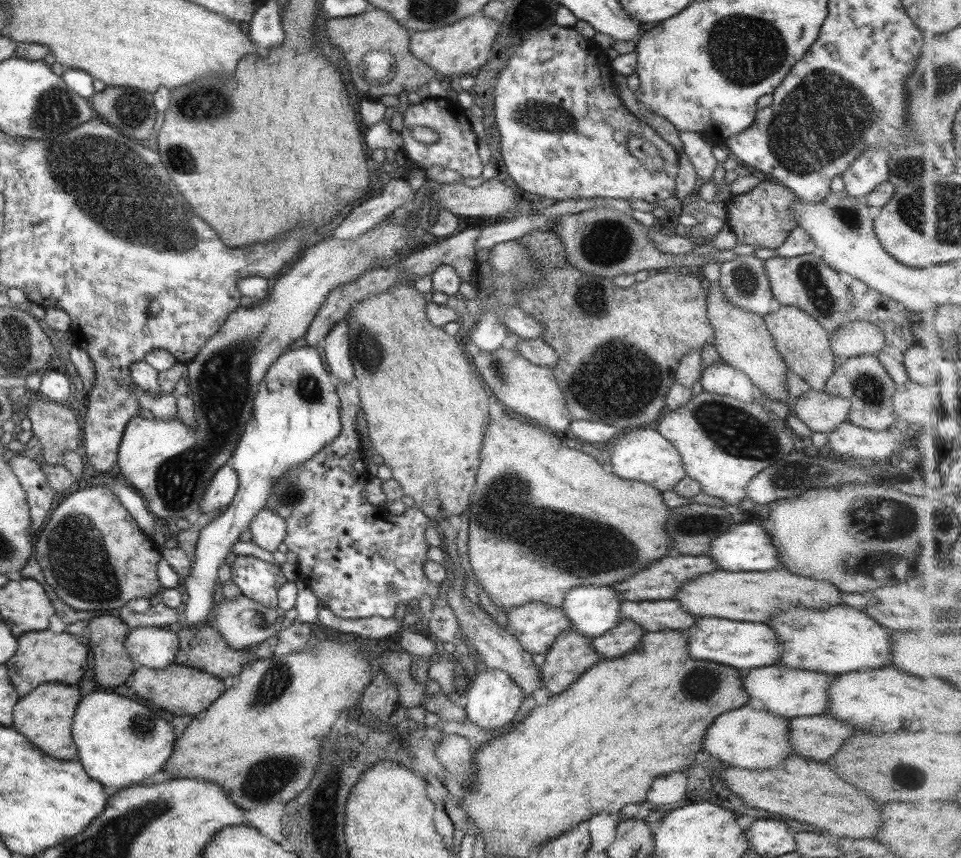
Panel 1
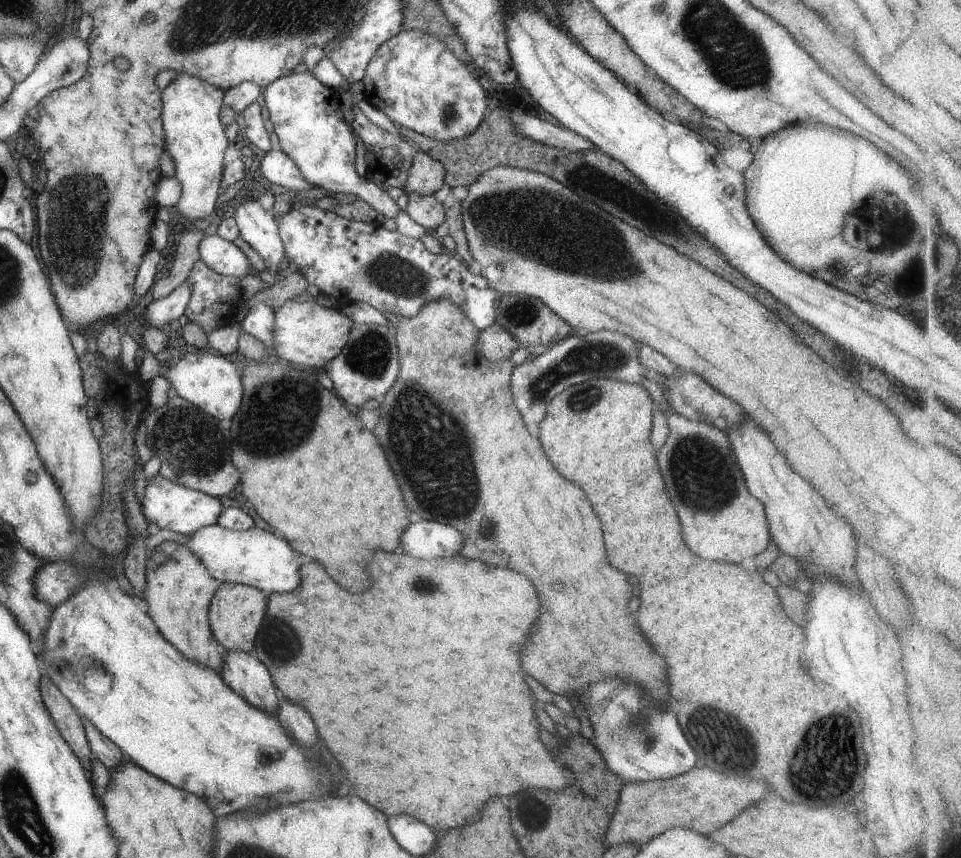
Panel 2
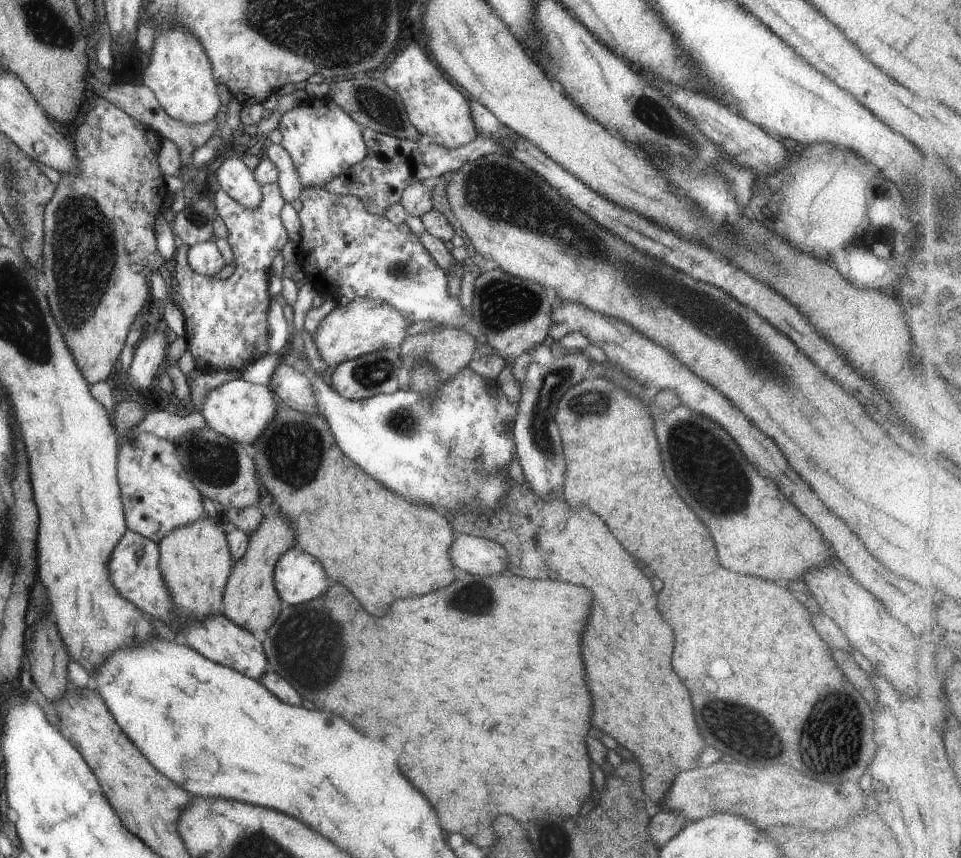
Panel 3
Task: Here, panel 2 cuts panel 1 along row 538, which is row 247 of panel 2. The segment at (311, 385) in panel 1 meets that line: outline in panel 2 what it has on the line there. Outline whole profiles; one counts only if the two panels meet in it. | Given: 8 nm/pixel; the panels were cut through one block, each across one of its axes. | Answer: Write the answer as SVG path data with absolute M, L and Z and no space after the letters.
M220 236L204 237L199 246L200 260L221 276L245 278L252 272L252 263L234 242Z

